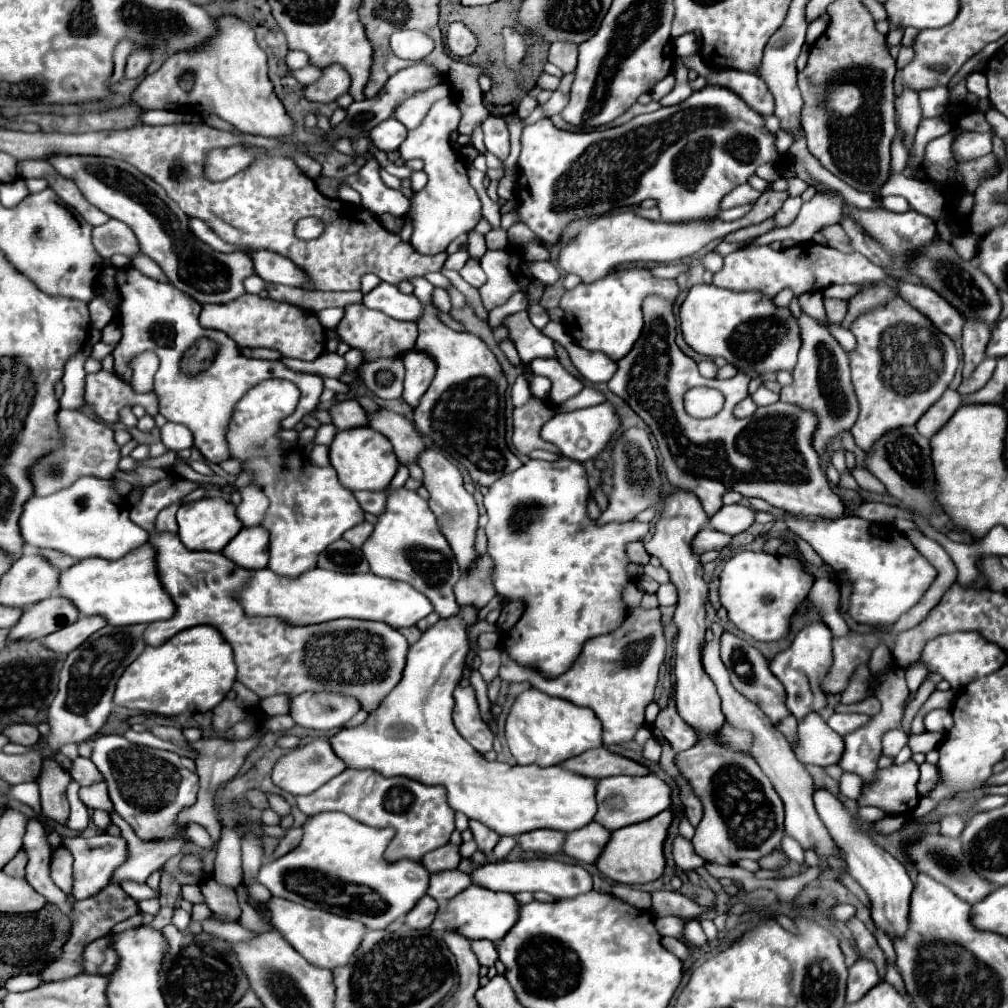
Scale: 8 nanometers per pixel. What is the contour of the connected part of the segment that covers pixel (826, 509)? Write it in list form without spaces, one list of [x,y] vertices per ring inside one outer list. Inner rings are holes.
[[[647,297],[643,303],[645,313],[645,327],[641,337],[637,339],[635,347],[619,361],[617,373],[611,377],[609,391],[619,395],[629,403],[629,407],[649,425],[651,433],[659,443],[659,451],[663,455],[663,469],[673,487],[693,491],[705,509],[707,515],[713,515],[723,505],[723,495],[727,491],[739,491],[743,497],[759,497],[773,507],[785,509],[795,515],[825,515],[825,517],[839,517],[845,507],[841,499],[829,487],[827,477],[821,473],[819,455],[813,447],[813,435],[817,431],[817,415],[809,409],[803,409],[793,403],[781,403],[781,413],[775,415],[753,415],[747,419],[735,419],[733,407],[737,401],[747,397],[749,375],[737,373],[731,379],[705,379],[697,371],[697,363],[687,357],[675,345],[675,317],[673,307],[669,301]],[[693,387],[713,387],[719,389],[725,397],[723,409],[711,419],[693,419],[683,409],[683,395]]]

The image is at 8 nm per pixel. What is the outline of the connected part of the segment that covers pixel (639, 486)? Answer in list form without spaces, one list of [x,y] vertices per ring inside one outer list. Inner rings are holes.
[[[627,429],[613,447],[613,493],[609,497],[609,507],[601,517],[597,519],[597,525],[607,523],[623,523],[631,521],[639,511],[655,505],[661,493],[661,481],[657,471],[657,455],[653,451],[653,445],[649,441],[649,435],[645,429]]]

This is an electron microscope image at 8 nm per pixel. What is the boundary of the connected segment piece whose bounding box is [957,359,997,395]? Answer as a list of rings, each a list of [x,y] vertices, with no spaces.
[[[985,359],[985,361],[981,361],[977,367],[975,367],[975,371],[967,377],[967,379],[963,379],[961,381],[961,385],[959,385],[959,393],[961,395],[969,395],[969,393],[973,393],[973,391],[977,391],[977,389],[981,389],[989,379],[991,379],[991,375],[993,375],[993,371],[995,371],[995,359]]]

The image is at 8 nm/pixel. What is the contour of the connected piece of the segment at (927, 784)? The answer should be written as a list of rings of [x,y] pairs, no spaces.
[[[927,761],[919,769],[921,769],[921,779],[917,783],[917,791],[921,797],[927,797],[933,791],[933,787],[937,787],[939,783],[939,769],[937,765],[931,765]]]

